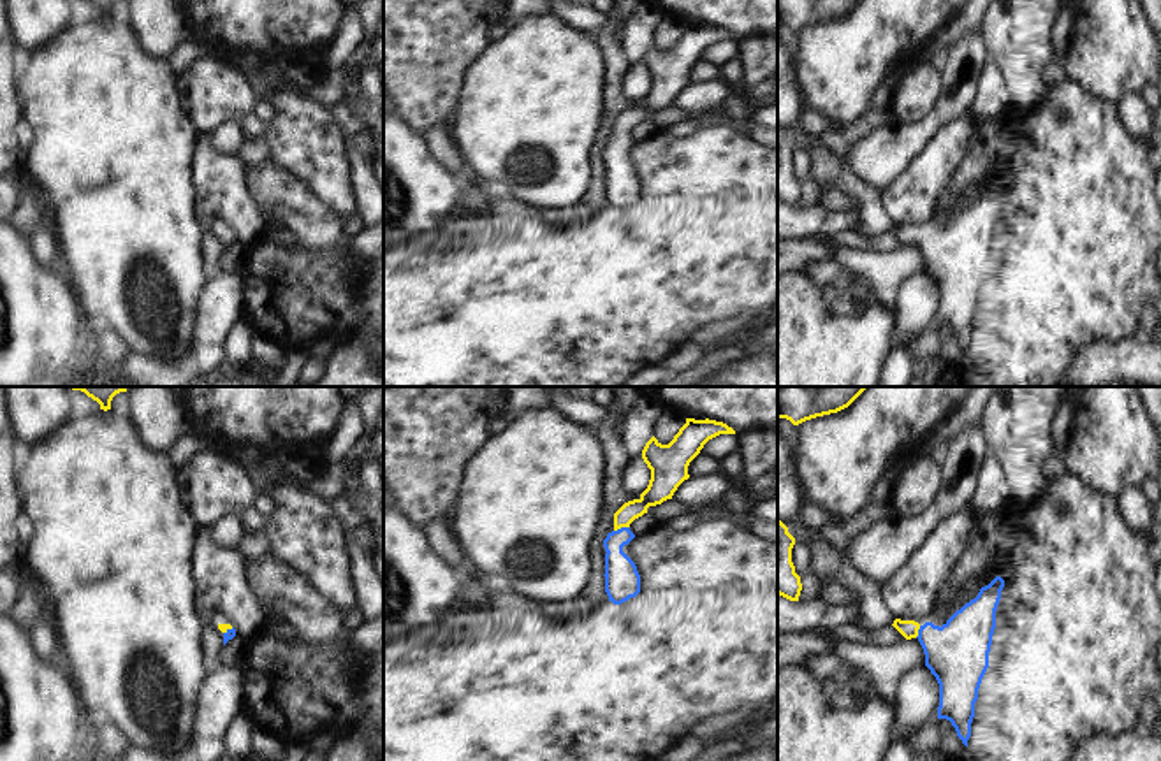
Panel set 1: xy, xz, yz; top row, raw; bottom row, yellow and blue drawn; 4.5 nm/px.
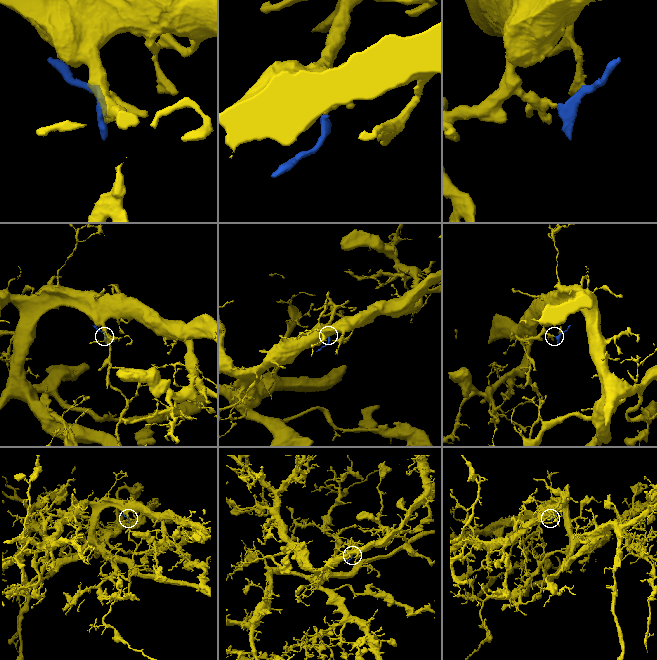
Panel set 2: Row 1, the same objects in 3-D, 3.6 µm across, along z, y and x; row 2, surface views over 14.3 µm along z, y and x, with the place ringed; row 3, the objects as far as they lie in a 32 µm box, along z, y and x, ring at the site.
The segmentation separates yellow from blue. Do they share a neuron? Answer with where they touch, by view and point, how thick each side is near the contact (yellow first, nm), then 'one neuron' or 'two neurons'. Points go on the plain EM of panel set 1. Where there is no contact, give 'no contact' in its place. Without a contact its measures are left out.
meets yellow in xz at (621, 132); 120 nm thick on the yellow side, 160 nm on the other; one neuron

